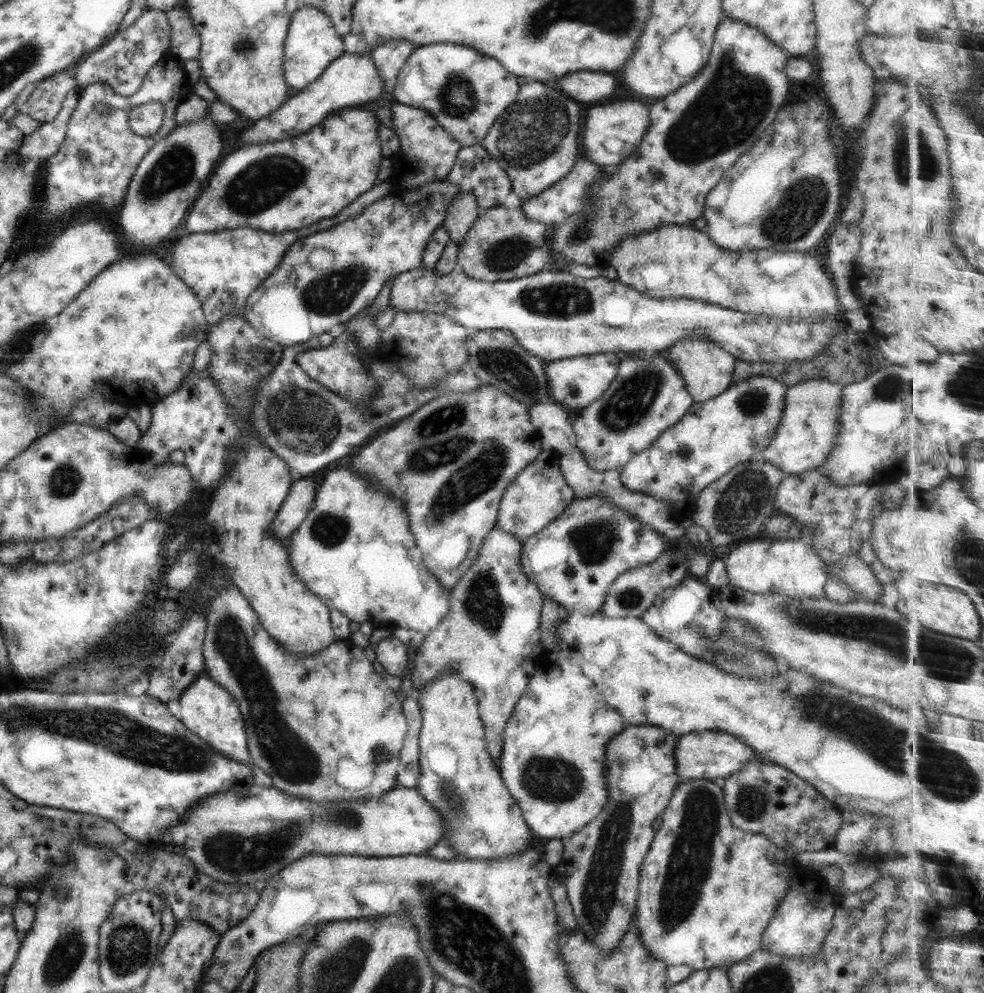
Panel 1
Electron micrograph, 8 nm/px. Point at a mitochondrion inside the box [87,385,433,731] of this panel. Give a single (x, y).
(327, 530)

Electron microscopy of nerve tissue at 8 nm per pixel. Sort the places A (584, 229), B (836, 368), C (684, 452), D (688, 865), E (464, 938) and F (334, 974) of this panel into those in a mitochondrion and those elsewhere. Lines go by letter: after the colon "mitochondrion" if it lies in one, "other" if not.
A: mitochondrion
B: other
C: mitochondrion
D: mitochondrion
E: mitochondrion
F: mitochondrion

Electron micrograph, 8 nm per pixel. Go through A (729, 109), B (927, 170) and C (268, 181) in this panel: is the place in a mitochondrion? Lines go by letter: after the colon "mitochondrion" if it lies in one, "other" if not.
A: mitochondrion
B: mitochondrion
C: mitochondrion

